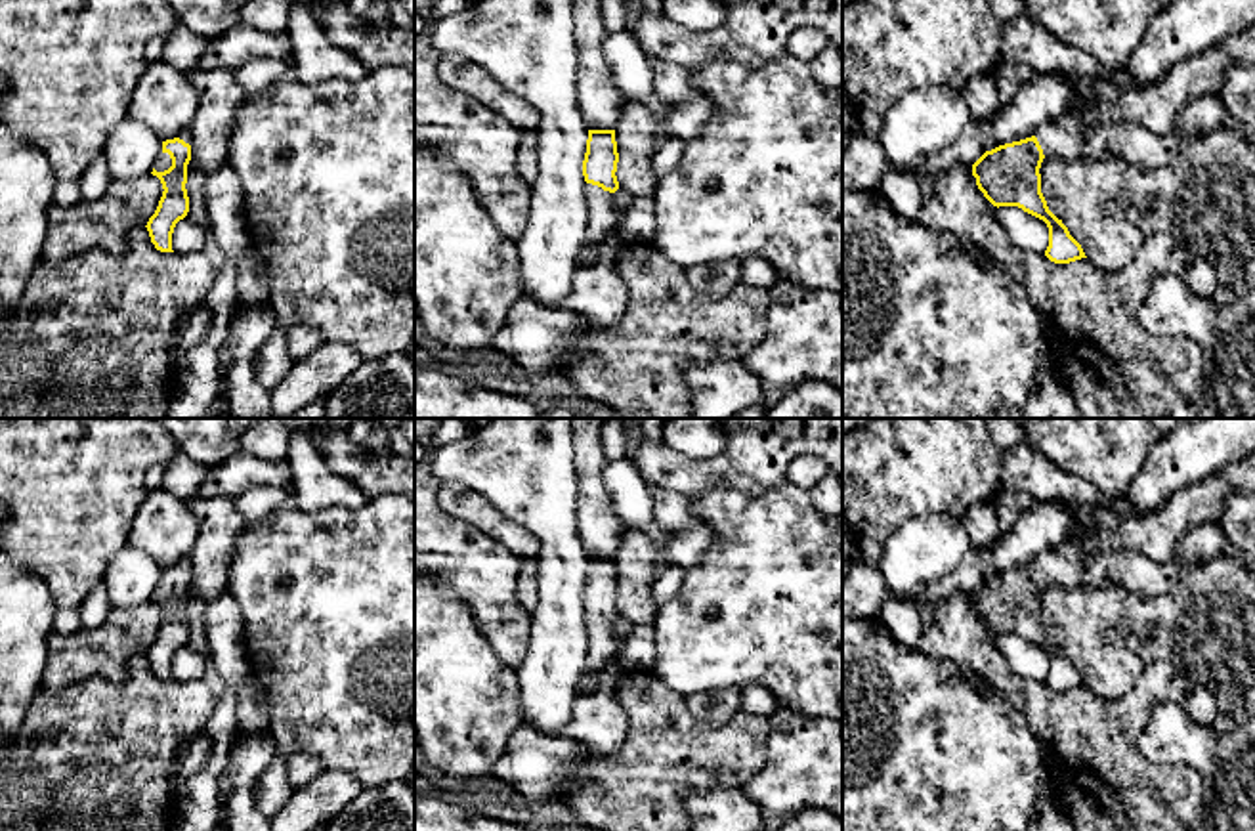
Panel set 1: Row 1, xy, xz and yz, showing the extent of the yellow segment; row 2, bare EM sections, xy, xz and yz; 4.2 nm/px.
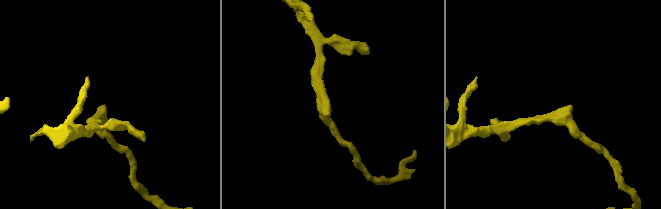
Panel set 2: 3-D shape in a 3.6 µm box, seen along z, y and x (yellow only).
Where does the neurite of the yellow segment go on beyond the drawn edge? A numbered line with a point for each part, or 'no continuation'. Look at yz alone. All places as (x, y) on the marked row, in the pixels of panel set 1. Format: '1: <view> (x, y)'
1: yz (1156, 106)

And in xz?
1: xz (604, 218)

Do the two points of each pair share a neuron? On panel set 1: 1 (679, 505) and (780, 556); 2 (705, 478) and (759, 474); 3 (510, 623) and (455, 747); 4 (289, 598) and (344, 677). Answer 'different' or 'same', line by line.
1: different
2: same
3: different
4: same

